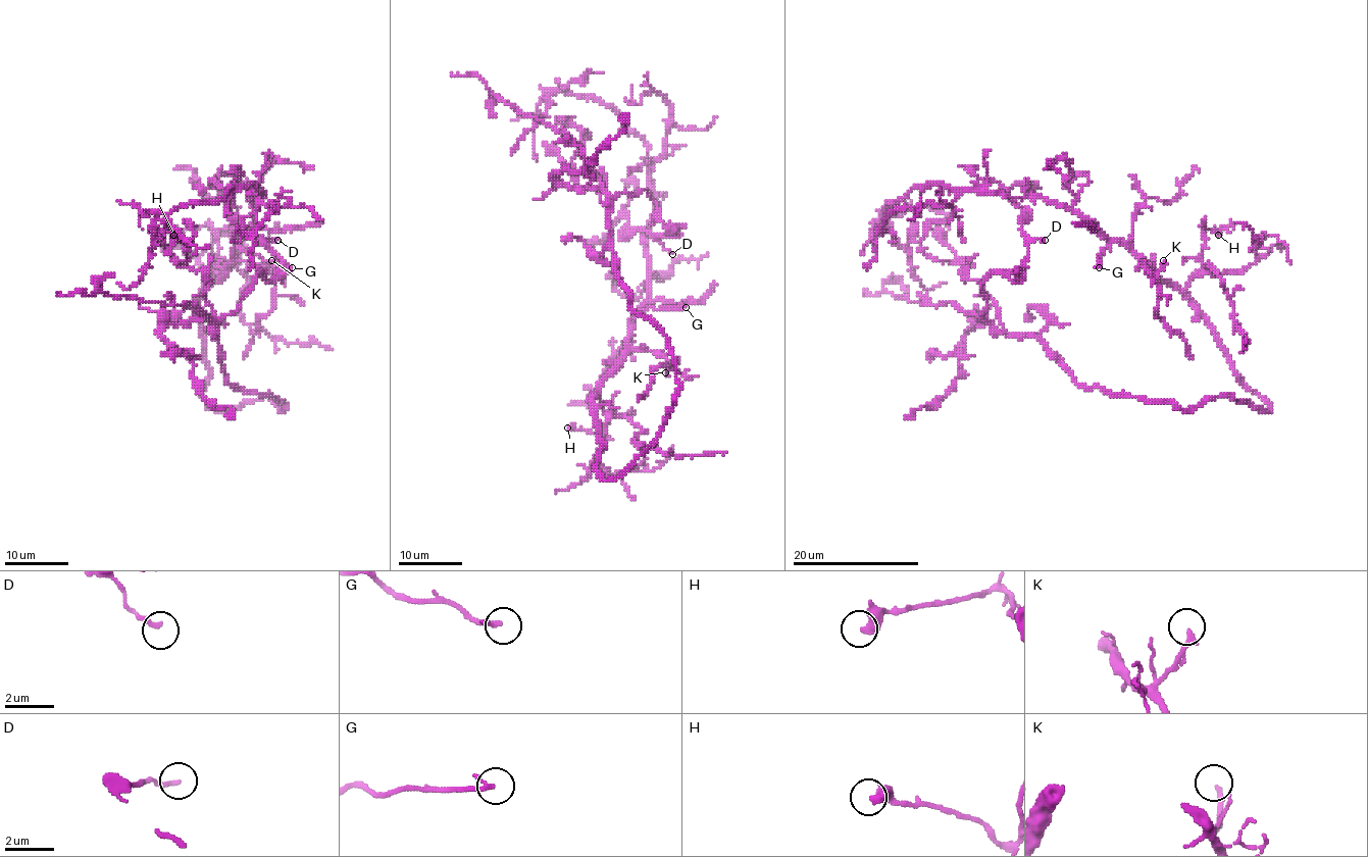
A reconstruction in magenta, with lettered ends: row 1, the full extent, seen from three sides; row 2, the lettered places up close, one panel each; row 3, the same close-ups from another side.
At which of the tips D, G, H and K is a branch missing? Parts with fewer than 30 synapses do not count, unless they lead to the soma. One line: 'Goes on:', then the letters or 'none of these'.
Goes on: none of these

